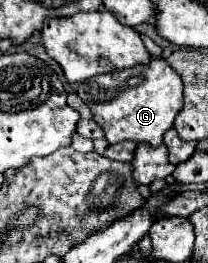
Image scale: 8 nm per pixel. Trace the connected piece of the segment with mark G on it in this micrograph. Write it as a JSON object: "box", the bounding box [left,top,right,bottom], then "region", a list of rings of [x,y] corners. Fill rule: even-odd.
{"box":[78,57,182,147],"region":[[[150,57],[150,63],[96,75],[78,85],[80,99],[92,111],[92,117],[102,125],[110,143],[136,141],[158,147],[162,135],[174,125],[176,113],[182,109],[182,79],[164,57]]]}

